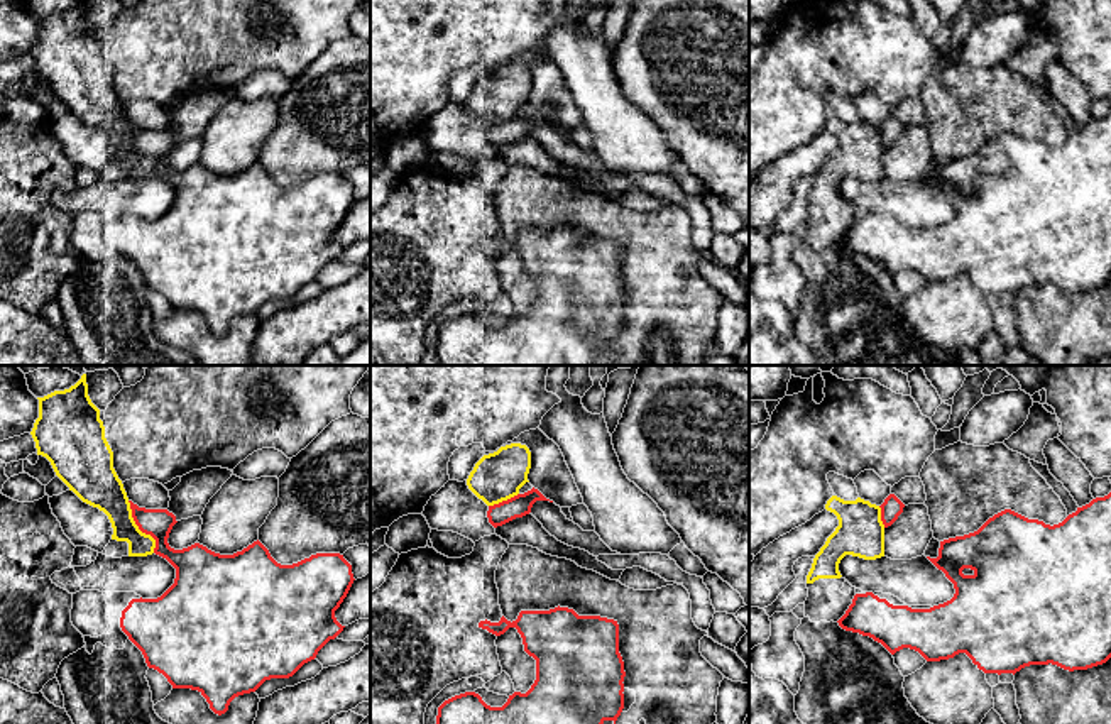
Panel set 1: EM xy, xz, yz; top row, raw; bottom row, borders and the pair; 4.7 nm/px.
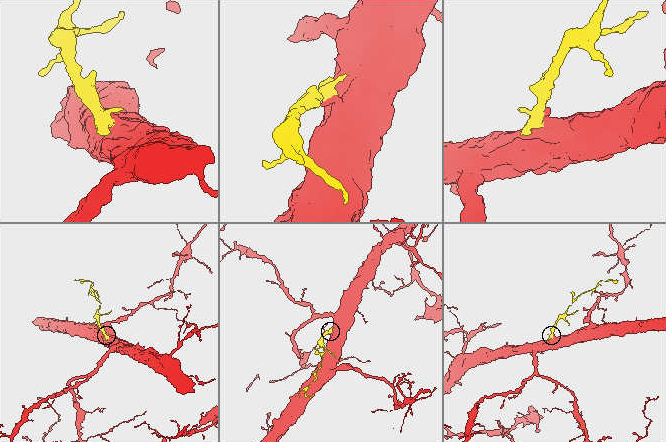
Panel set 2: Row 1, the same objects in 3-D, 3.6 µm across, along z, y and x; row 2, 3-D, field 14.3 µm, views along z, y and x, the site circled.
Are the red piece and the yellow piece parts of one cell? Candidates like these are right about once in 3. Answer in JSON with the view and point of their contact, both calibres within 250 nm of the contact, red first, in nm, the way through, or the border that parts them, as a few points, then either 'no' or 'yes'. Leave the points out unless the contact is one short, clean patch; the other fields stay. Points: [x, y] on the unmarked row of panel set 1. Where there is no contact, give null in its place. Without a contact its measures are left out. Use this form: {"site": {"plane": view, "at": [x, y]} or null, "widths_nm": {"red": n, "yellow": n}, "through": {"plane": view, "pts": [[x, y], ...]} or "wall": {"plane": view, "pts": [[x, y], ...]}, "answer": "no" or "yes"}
{"site": {"plane": "xy", "at": [139, 149]}, "widths_nm": {"red": 140, "yellow": 180}, "answer": "no"}

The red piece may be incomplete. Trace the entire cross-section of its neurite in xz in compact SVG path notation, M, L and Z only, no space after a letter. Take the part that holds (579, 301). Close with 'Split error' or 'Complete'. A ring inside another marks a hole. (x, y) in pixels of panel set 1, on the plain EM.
M573 230L521 232L516 242L504 237L499 244L480 242L479 249L501 257L516 249L524 272L536 281L536 301L526 315L514 313L502 328L487 326L475 313L445 321L436 337L436 365L616 365L610 354L602 352L605 342L616 347L624 330L624 282L619 274L619 245L600 237L578 237Z. Complete

